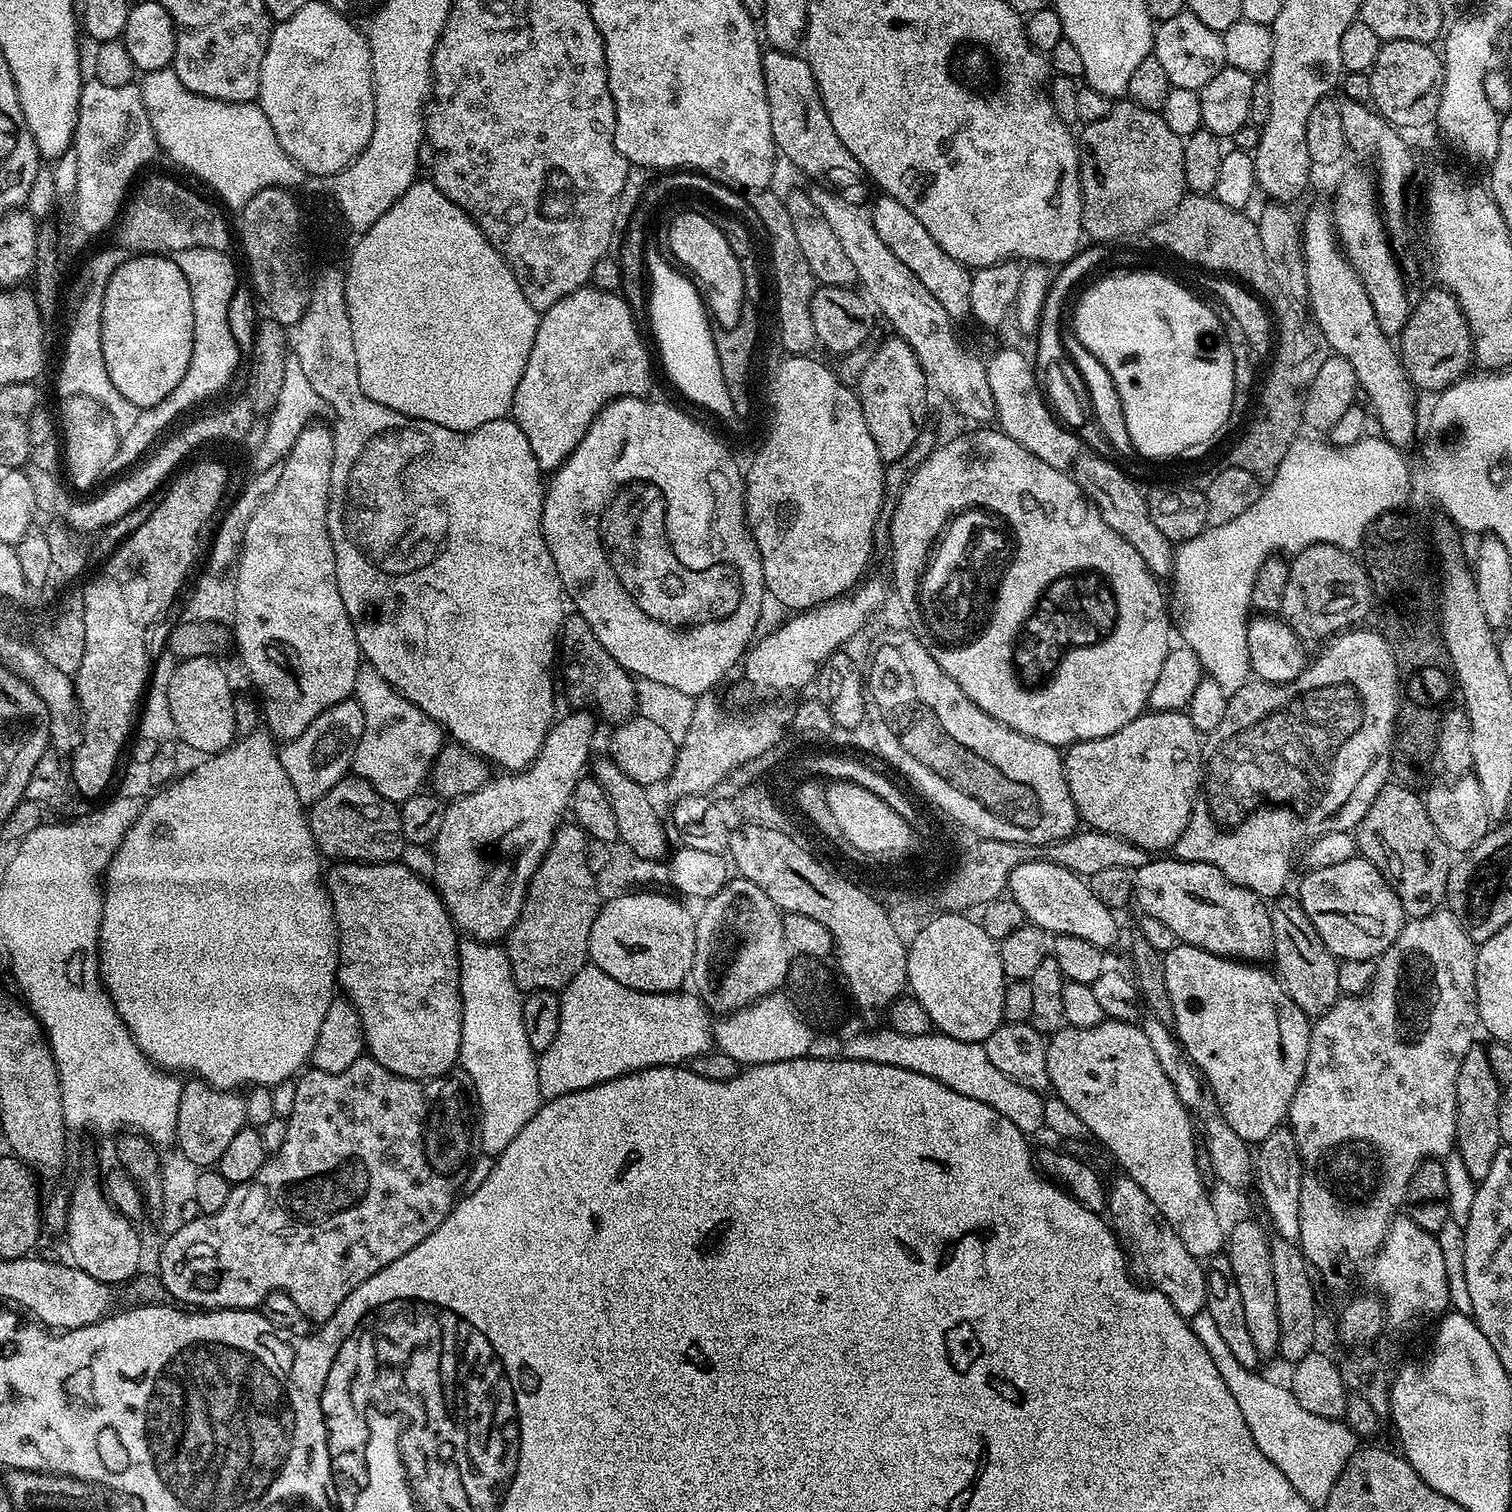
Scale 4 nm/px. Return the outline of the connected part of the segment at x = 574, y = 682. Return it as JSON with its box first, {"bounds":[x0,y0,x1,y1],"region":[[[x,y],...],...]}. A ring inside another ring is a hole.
{"bounds":[558,614,637,726],"region":[[[579,614],[565,615],[558,641],[558,668],[564,671],[564,688],[568,691],[568,700],[573,709],[587,710],[601,721],[604,719],[609,726],[622,724],[637,715],[637,681],[631,672],[610,658],[606,646],[594,638],[590,622]]]}

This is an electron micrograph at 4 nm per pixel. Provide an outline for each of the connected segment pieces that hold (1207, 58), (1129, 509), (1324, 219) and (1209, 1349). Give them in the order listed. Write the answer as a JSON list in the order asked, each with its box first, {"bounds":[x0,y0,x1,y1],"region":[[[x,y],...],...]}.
[{"bounds":[1154,11,1226,88],"region":[[[1190,11],[1174,14],[1174,18],[1159,21],[1154,28],[1154,55],[1162,67],[1173,88],[1204,88],[1214,74],[1226,66],[1222,50],[1221,33],[1210,30],[1210,26],[1198,22]]]},{"bounds":[1072,454,1174,578],"region":[[[1086,454],[1076,458],[1072,466],[1073,480],[1102,514],[1103,521],[1112,530],[1117,530],[1118,534],[1126,538],[1130,546],[1141,554],[1152,574],[1158,578],[1167,577],[1172,570],[1174,550],[1171,541],[1165,538],[1154,522],[1150,522],[1148,503],[1143,491],[1140,492],[1137,486],[1110,461]]]},{"bounds":[1302,212,1418,450],"region":[[[1312,212],[1305,220],[1303,217],[1302,239],[1308,283],[1306,304],[1310,309],[1311,319],[1315,327],[1326,334],[1329,349],[1335,355],[1346,358],[1350,366],[1354,366],[1359,391],[1368,395],[1367,407],[1370,412],[1372,407],[1372,412],[1384,431],[1381,432],[1383,439],[1401,450],[1407,449],[1407,444],[1418,433],[1418,396],[1400,362],[1397,345],[1379,329],[1378,318],[1374,314],[1374,306],[1366,294],[1366,288],[1362,286],[1359,274],[1352,269],[1352,264],[1341,249],[1333,213]]]},{"bounds":[1191,1310,1358,1506],"region":[[[1205,1310],[1191,1317],[1194,1334],[1202,1346],[1206,1346],[1206,1354],[1218,1366],[1218,1374],[1222,1382],[1226,1382],[1226,1390],[1234,1394],[1234,1402],[1238,1402],[1238,1410],[1242,1410],[1242,1418],[1246,1418],[1246,1426],[1250,1426],[1250,1434],[1262,1454],[1286,1474],[1290,1486],[1298,1490],[1302,1498],[1313,1506],[1322,1506],[1326,1498],[1330,1498],[1330,1490],[1334,1490],[1334,1482],[1338,1482],[1338,1474],[1346,1466],[1346,1462],[1354,1455],[1358,1447],[1358,1438],[1348,1429],[1348,1425],[1340,1420],[1322,1418],[1318,1414],[1310,1414],[1294,1398],[1291,1387],[1275,1384],[1259,1371],[1244,1368],[1230,1354],[1230,1346],[1222,1342],[1218,1334],[1218,1325]]]}]

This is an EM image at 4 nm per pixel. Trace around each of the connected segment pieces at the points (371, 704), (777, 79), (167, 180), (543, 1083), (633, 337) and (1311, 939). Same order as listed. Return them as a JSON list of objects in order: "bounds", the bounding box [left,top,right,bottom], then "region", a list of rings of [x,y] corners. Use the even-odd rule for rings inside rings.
[{"bounds":[351,667,446,802],"region":[[[361,667],[356,675],[354,699],[364,715],[364,729],[352,755],[351,771],[387,800],[402,802],[416,795],[421,791],[420,783],[429,779],[432,763],[446,743],[444,729],[414,702],[395,692],[373,668]]]},{"bounds":[764,50,866,202],"region":[[[768,50],[764,57],[766,98],[770,106],[772,137],[779,155],[784,156],[817,185],[830,188],[851,202],[860,202],[864,196],[866,177],[859,162],[842,146],[842,138],[830,123],[830,114],[822,106],[820,91],[807,60],[795,51]]]},{"bounds":[114,176,230,254],"region":[[[152,176],[134,194],[114,230],[126,252],[175,254],[184,249],[204,248],[223,252],[230,248],[230,232],[223,214],[216,205],[186,185],[168,176]]]},{"bounds":[538,964,714,1101],"region":[[[585,964],[578,974],[559,993],[562,1018],[558,1022],[558,1035],[545,1052],[539,1053],[538,1090],[545,1101],[553,1100],[607,1080],[637,1072],[643,1068],[661,1068],[667,1064],[687,1065],[714,1044],[714,1020],[699,996],[688,990],[674,992],[639,992],[614,982],[598,965]]]},{"bounds":[511,286,652,470],"region":[[[593,286],[579,288],[577,292],[571,292],[566,298],[554,302],[544,311],[540,318],[538,334],[534,334],[534,346],[530,350],[530,358],[526,358],[526,370],[522,370],[522,382],[514,390],[514,402],[512,403],[511,419],[516,421],[516,425],[526,436],[526,442],[530,442],[530,450],[534,452],[534,458],[538,460],[538,466],[542,470],[555,470],[564,463],[565,458],[573,452],[582,442],[586,430],[593,424],[604,405],[611,400],[619,400],[622,396],[639,396],[641,398],[649,395],[648,387],[652,384],[652,364],[648,361],[648,352],[644,349],[644,344],[640,341],[640,332],[636,329],[637,317],[631,308],[628,307],[628,301],[623,295],[616,292],[601,292]]]},{"bounds":[1271,894,1342,1018],"region":[[[1286,894],[1279,897],[1271,909],[1273,957],[1277,964],[1275,967],[1291,1000],[1309,1018],[1315,1018],[1336,1004],[1342,994],[1338,986],[1339,961],[1326,949],[1309,916],[1302,910],[1299,899],[1294,896],[1290,898],[1290,896]]]}]

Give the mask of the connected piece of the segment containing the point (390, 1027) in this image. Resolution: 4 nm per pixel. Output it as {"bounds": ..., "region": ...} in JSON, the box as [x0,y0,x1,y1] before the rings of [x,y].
{"bounds":[326,862,462,1080],"region":[[[336,862],[331,865],[332,869],[327,869],[326,883],[328,885],[328,897],[332,900],[334,906],[334,914],[336,915],[336,929],[340,935],[340,967],[336,970],[336,978],[338,988],[341,993],[356,1007],[358,1018],[362,1022],[362,1030],[364,1031],[364,1046],[367,1055],[373,1060],[377,1060],[383,1068],[390,1070],[396,1076],[405,1076],[407,1080],[432,1080],[435,1076],[445,1076],[447,1072],[453,1071],[457,1067],[460,1059],[460,1043],[462,1042],[462,994],[460,993],[460,950],[458,947],[458,929],[452,923],[452,915],[448,912],[448,907],[444,905],[440,898],[440,893],[425,877],[419,876],[417,872],[412,872],[405,864],[393,862],[390,864],[349,864],[347,862]]]}

